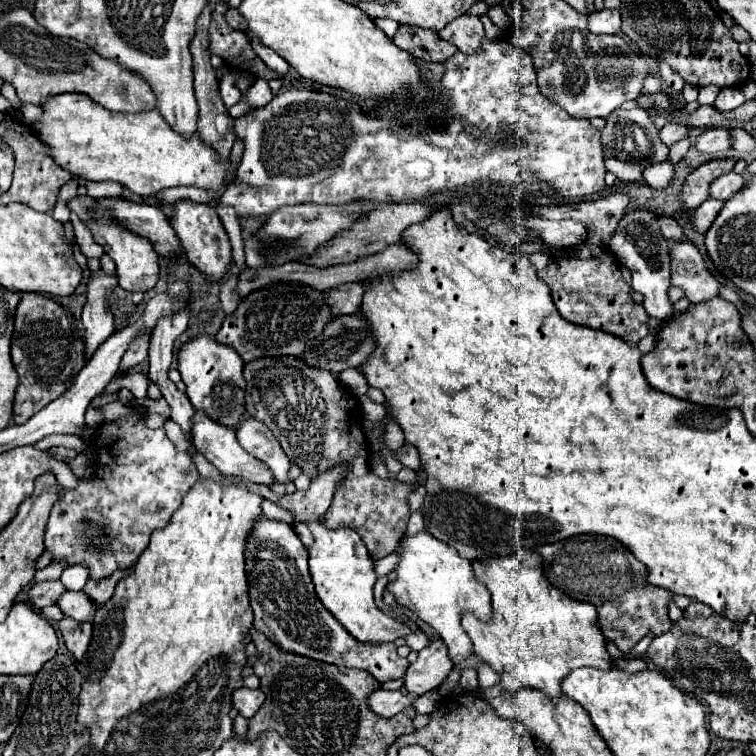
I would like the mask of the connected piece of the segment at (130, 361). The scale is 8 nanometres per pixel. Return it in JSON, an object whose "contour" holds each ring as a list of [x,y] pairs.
{"contour":[[[139,336],[139,340],[135,340],[135,344],[131,344],[131,348],[127,348],[127,352],[123,354],[121,360],[121,372],[125,372],[127,368],[133,368],[137,364],[141,364],[147,358],[147,350],[149,350],[149,338],[151,336]]]}

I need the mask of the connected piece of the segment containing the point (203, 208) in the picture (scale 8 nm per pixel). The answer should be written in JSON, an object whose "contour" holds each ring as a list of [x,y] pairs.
{"contour":[[[179,200],[179,202],[175,202],[173,212],[175,212],[175,216],[171,218],[171,226],[175,228],[175,232],[183,244],[187,260],[199,272],[203,272],[209,282],[221,282],[223,278],[227,278],[231,272],[231,264],[233,264],[231,244],[229,244],[229,236],[223,228],[215,208],[211,208],[207,204],[197,204],[191,200]]]}

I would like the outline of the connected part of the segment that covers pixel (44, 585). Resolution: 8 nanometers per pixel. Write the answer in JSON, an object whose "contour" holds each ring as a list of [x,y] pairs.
{"contour":[[[45,580],[45,582],[35,584],[35,586],[29,590],[29,598],[33,600],[35,608],[41,610],[41,608],[45,608],[45,606],[57,604],[59,596],[61,596],[65,590],[67,590],[67,588],[61,584],[61,580]]]}

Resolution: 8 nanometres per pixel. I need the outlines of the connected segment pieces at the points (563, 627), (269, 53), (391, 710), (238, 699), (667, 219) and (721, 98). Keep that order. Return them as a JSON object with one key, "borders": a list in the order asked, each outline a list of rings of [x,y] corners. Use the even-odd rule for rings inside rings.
{"borders":[[[[527,550],[527,552],[515,552],[511,556],[501,558],[483,558],[473,562],[473,570],[479,582],[487,586],[491,592],[493,602],[493,618],[489,622],[477,620],[473,614],[463,616],[463,628],[469,634],[473,642],[473,650],[483,662],[487,662],[495,672],[499,672],[499,682],[485,692],[470,692],[479,694],[485,700],[493,700],[499,696],[507,696],[509,692],[519,692],[519,688],[535,688],[545,692],[551,698],[561,698],[561,680],[573,670],[573,668],[613,668],[613,660],[607,652],[607,640],[603,632],[599,632],[597,624],[597,612],[589,602],[577,602],[569,598],[567,594],[553,588],[543,570],[541,570],[541,558]]],[[[251,40],[251,42],[253,42],[253,50],[255,50],[255,54],[257,54],[257,56],[259,56],[271,70],[275,70],[275,72],[279,72],[279,74],[285,74],[285,72],[289,70],[289,64],[287,64],[277,52],[273,52],[271,48],[259,44],[259,40]]],[[[377,688],[369,698],[367,698],[367,704],[369,708],[377,714],[377,716],[383,716],[383,718],[391,718],[395,716],[397,712],[401,712],[403,708],[411,706],[415,700],[415,696],[403,696],[399,690],[397,692],[389,692],[389,690],[383,690],[383,688]]],[[[239,688],[235,694],[233,694],[233,706],[239,710],[239,714],[243,718],[251,718],[255,716],[255,712],[263,706],[263,700],[265,700],[265,694],[261,690],[251,690],[251,688]]],[[[659,214],[659,226],[663,230],[663,236],[667,236],[667,240],[685,240],[683,238],[683,228],[677,224],[677,220],[669,214]]],[[[723,88],[723,90],[719,92],[719,96],[717,96],[715,108],[717,108],[719,112],[729,112],[729,110],[741,106],[743,100],[747,100],[747,98],[745,98],[745,94],[743,94],[739,88]]]]}

